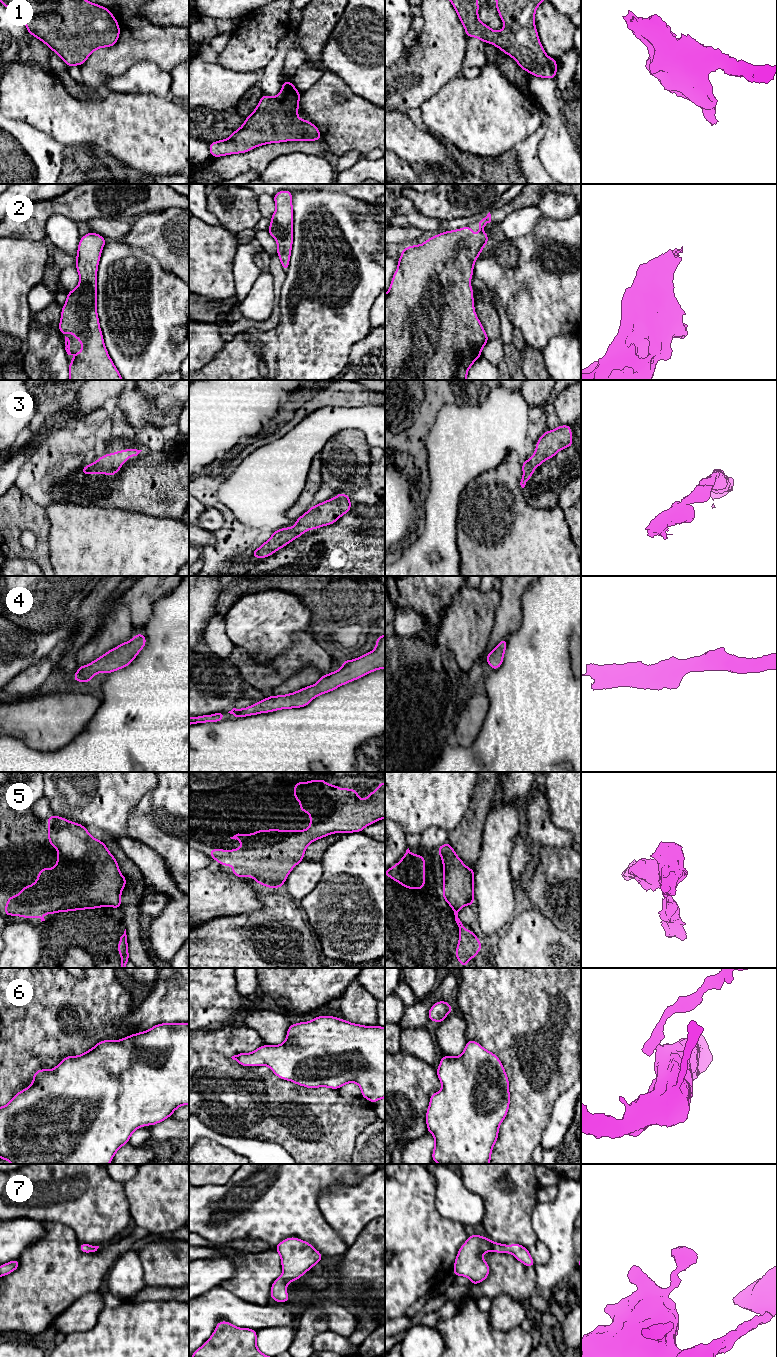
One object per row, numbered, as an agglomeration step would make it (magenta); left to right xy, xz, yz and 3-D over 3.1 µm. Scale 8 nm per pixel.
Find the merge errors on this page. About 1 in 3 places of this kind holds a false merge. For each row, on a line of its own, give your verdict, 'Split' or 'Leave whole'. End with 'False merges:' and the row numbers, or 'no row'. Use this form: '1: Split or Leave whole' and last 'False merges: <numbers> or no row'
1: Leave whole
2: Leave whole
3: Leave whole
4: Leave whole
5: Leave whole
6: Leave whole
7: Leave whole
False merges: no row

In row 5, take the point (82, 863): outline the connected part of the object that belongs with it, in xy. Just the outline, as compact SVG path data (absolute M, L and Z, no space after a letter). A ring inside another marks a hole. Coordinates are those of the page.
M49 816L47 823L48 842L58 852L55 868L43 868L38 872L38 880L34 881L33 885L23 886L18 896L11 895L5 905L4 917L9 915L21 916L23 918L39 917L42 922L45 921L44 914L55 914L62 911L95 909L105 906L122 909L121 893L127 883L127 879L120 873L115 857L108 851L103 841L93 838L82 824L68 821L60 816Z

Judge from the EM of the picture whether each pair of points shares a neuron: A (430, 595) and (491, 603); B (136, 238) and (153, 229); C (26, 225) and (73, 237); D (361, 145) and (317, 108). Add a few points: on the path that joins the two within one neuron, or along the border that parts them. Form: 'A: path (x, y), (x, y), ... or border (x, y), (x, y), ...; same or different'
A: border (465, 587), (447, 607), (442, 618); different
B: path (140, 235), (149, 232); same
C: border (64, 215), (52, 215), (48, 219), (45, 238); different
D: path (350, 134), (328, 114); same

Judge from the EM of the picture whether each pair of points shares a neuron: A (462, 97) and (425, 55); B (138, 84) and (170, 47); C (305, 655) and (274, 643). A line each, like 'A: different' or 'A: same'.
A: different
B: different
C: different

